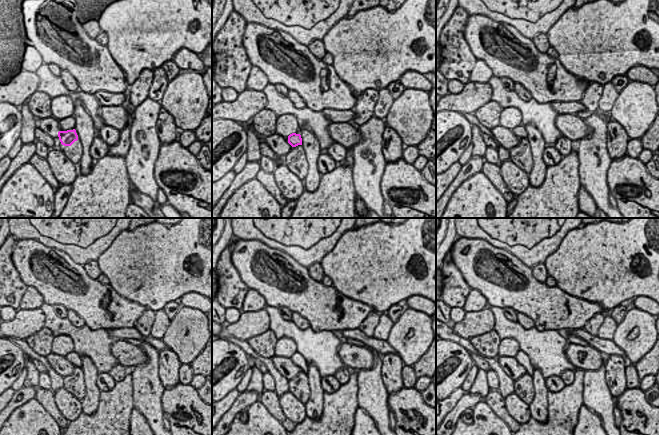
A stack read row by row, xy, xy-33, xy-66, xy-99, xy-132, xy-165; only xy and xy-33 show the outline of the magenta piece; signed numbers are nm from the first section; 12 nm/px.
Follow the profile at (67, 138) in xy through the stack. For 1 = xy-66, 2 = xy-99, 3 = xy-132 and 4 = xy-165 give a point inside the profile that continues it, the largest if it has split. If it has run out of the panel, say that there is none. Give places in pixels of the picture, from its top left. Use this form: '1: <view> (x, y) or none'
1: xy-66 (521, 132)
2: xy-99 (75, 358)
3: xy-132 (297, 358)
4: xy-165 (523, 359)

